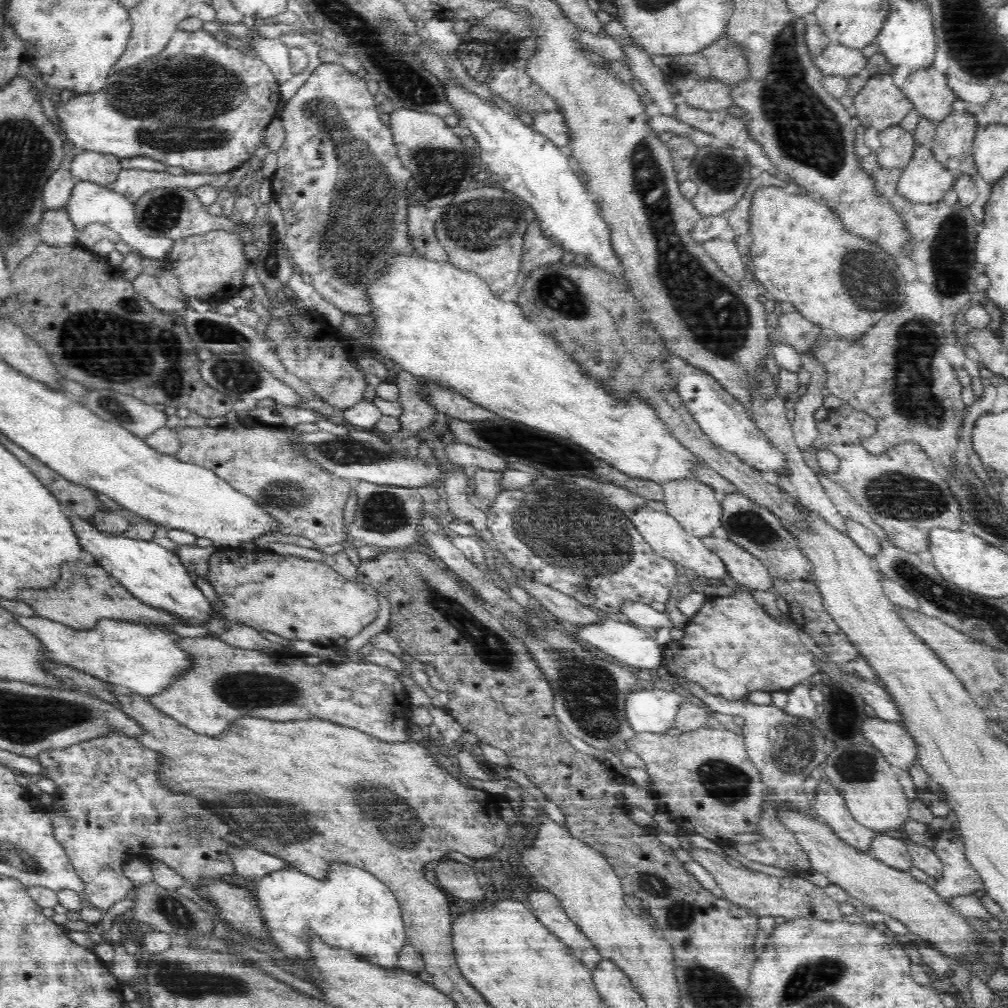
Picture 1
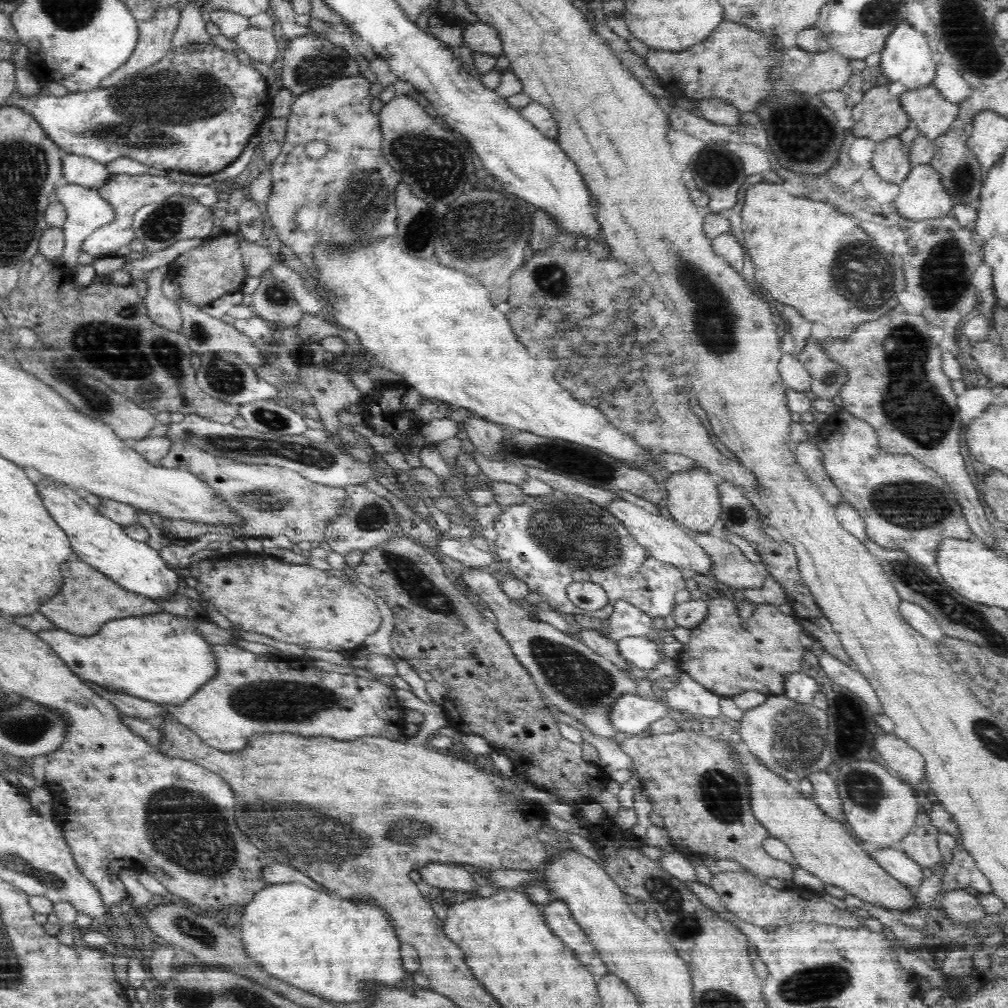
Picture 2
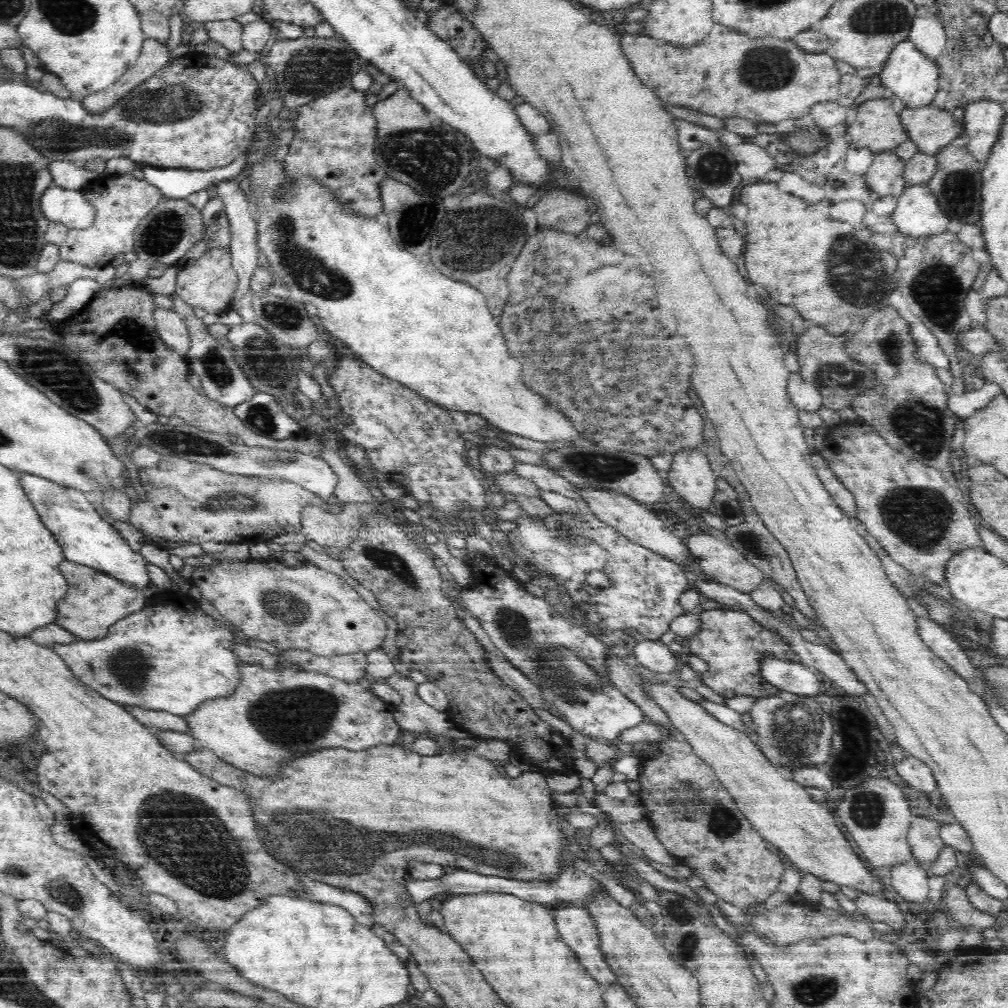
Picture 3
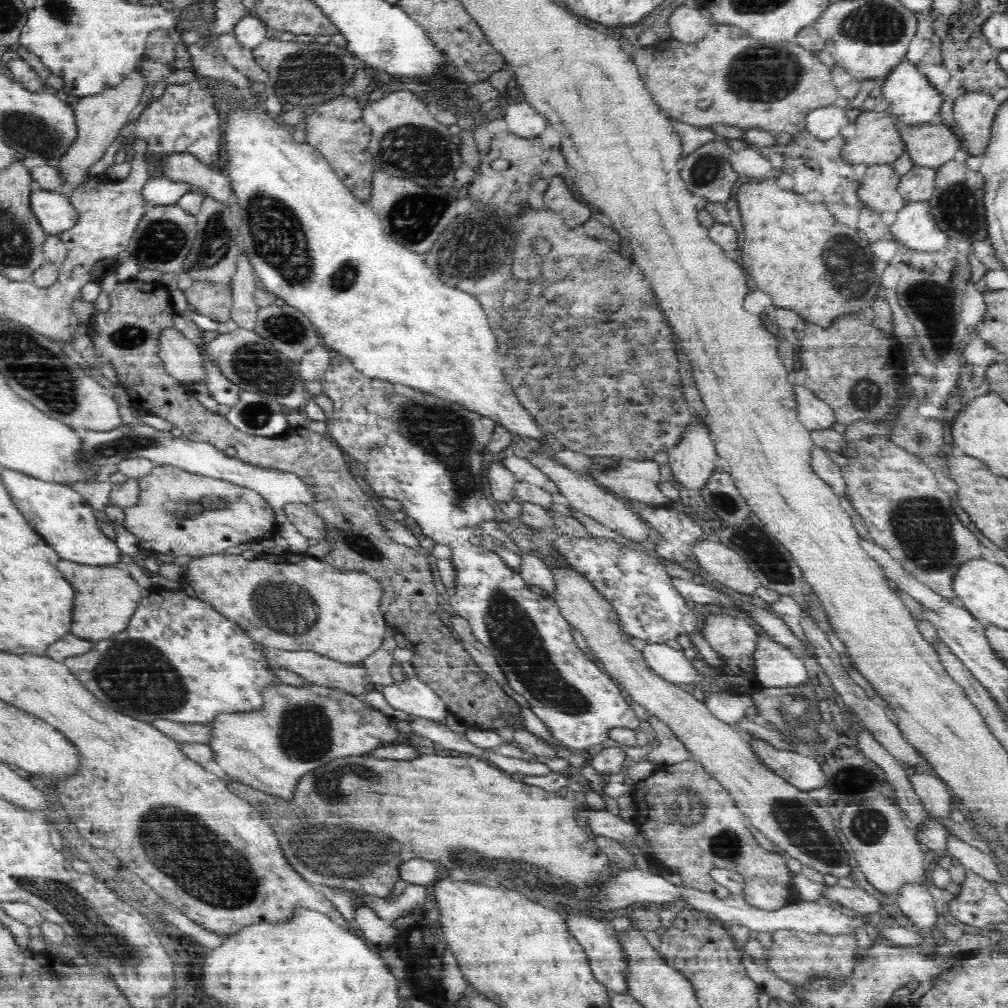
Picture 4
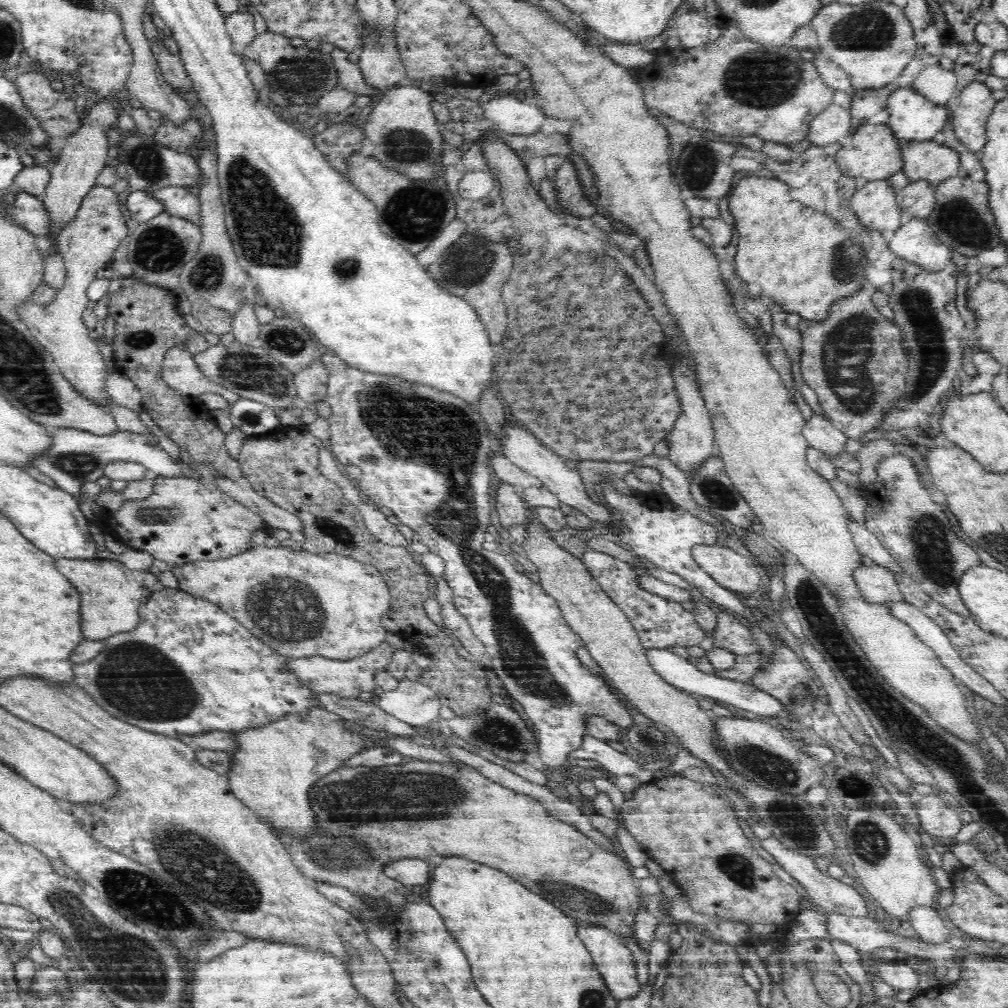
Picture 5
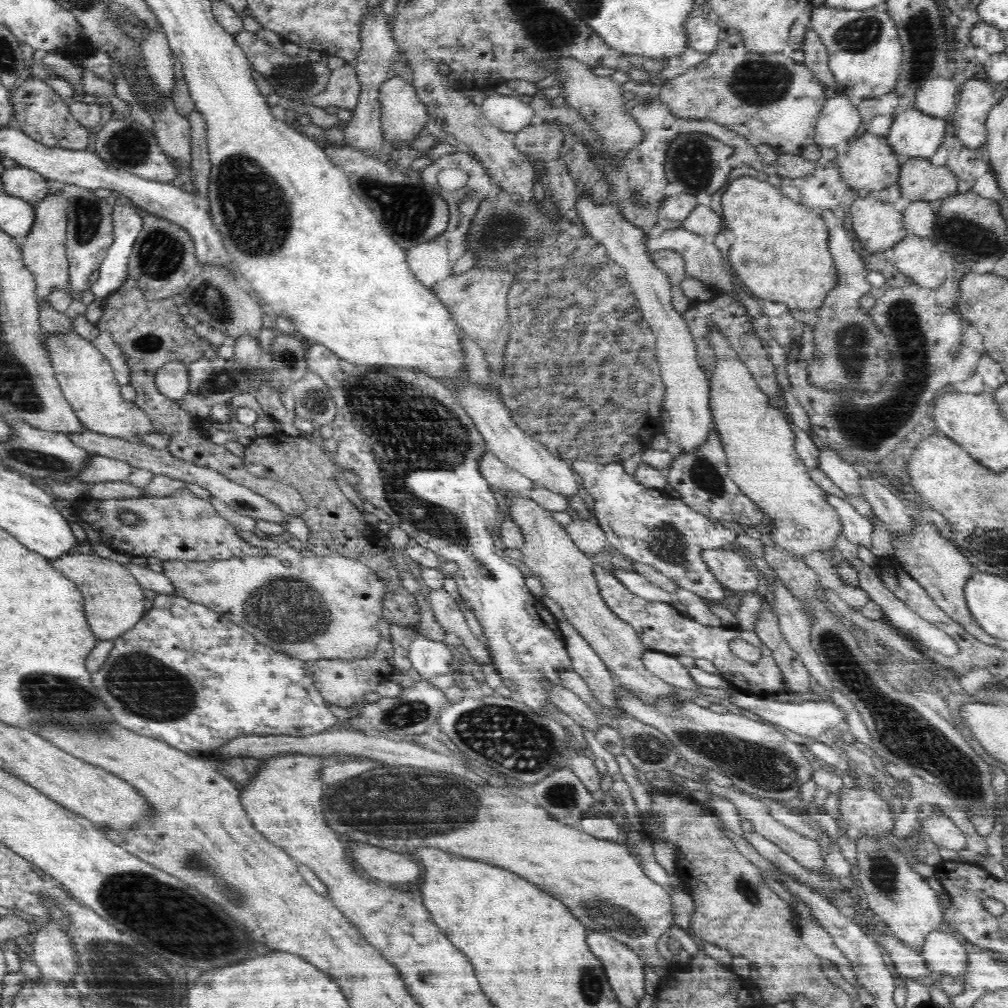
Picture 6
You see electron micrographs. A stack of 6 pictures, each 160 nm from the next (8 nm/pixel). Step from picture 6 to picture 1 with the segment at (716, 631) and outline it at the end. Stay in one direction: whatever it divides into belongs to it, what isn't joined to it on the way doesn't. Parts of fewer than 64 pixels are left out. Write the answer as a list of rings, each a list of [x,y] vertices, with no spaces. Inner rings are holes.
[[[546,474],[546,486],[545,480],[538,480],[534,486],[505,490],[498,495],[490,510],[484,512],[487,515],[487,529],[494,535],[490,545],[498,548],[513,567],[531,570],[532,580],[548,584],[552,589],[579,600],[582,605],[598,608],[603,613],[620,612],[624,602],[646,605],[659,602],[671,606],[673,599],[670,591],[682,584],[682,579],[676,576],[674,563],[652,550],[620,507],[610,504],[604,496],[592,496],[590,490],[558,478]],[[582,584],[589,587],[587,592]]]

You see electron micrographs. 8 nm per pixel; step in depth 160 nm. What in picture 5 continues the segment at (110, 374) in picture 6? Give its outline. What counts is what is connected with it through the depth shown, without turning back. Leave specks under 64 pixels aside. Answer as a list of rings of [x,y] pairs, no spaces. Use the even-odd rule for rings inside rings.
[[[94,186],[92,190],[88,191],[76,212],[76,216],[58,234],[56,247],[58,247],[59,254],[65,258],[66,278],[64,286],[56,291],[56,298],[46,306],[36,304],[32,298],[28,302],[20,302],[16,306],[16,313],[20,315],[22,322],[30,329],[32,336],[50,353],[63,377],[71,382],[75,390],[79,390],[79,394],[83,394],[84,398],[90,398],[92,402],[99,402],[99,406],[106,407],[110,406],[110,397],[106,393],[106,376],[109,373],[106,371],[106,364],[96,341],[88,337],[90,331],[82,321],[82,312],[86,310],[89,301],[87,290],[90,283],[96,279],[96,272],[100,268],[110,266],[113,261],[114,250],[118,246],[122,246],[122,243],[127,239],[126,236],[130,227],[132,227],[124,201],[124,197],[128,193],[129,190],[124,194],[114,193],[110,186]]]

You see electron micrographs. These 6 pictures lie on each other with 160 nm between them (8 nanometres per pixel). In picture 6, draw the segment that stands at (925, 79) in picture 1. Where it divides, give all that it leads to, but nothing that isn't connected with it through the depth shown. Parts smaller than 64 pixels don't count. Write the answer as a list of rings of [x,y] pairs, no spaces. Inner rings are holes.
[[[905,158],[899,180],[901,195],[908,200],[932,202],[957,194],[958,179],[947,167],[935,167],[930,158]]]

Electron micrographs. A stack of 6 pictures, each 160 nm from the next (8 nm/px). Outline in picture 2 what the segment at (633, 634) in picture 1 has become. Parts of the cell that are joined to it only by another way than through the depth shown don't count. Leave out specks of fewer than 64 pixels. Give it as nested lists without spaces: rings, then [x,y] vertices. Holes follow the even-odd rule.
[[[629,635],[620,638],[617,643],[620,655],[638,668],[654,669],[662,664],[664,654],[655,635]]]

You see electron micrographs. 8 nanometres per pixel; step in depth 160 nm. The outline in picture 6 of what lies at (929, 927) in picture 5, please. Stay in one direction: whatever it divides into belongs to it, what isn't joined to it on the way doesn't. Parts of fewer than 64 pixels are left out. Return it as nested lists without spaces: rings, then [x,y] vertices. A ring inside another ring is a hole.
[[[941,930],[929,932],[921,954],[930,970],[958,980],[967,978],[967,952],[952,934]]]

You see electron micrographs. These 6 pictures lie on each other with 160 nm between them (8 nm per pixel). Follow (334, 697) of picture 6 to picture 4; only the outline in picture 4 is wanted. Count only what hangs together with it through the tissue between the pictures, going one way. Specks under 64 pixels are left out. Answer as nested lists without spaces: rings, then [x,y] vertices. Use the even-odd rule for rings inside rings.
[[[260,646],[258,649],[262,649],[266,660],[272,665],[277,664],[280,668],[285,668],[294,674],[302,676],[308,682],[319,683],[320,686],[335,687],[336,690],[344,690],[348,694],[362,695],[365,692],[366,685],[372,682],[362,662],[343,663],[308,650],[280,650],[272,647],[266,648],[265,646]]]

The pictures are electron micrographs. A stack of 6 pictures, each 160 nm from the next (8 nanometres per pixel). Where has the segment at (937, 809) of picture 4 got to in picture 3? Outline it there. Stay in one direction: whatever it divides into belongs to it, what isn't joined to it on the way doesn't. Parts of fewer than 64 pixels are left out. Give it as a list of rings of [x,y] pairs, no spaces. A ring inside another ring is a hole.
[[[905,753],[906,758],[894,764],[898,774],[914,789],[922,793],[934,792],[937,788],[932,769],[919,758]]]

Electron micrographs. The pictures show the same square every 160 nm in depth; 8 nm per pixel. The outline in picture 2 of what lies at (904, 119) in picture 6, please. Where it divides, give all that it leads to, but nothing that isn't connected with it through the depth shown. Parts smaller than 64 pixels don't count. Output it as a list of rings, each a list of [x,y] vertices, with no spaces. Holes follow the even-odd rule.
[[[906,20],[898,23],[881,53],[881,71],[889,82],[902,82],[907,90],[918,90],[933,82],[937,65],[937,57],[929,39],[921,33],[921,30],[911,27]]]

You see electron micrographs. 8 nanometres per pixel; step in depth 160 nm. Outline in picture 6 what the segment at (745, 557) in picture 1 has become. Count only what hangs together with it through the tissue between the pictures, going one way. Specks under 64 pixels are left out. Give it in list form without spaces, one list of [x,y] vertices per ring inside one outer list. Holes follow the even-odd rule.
[[[732,548],[702,550],[702,558],[716,580],[729,591],[740,593],[756,592],[763,584],[762,577],[748,566],[746,558]]]

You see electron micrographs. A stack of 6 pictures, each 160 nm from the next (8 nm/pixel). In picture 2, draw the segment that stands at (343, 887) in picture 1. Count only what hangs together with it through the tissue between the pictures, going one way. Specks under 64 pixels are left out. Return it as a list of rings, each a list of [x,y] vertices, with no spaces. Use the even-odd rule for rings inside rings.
[[[280,882],[276,884],[269,884],[264,887],[264,890],[260,890],[254,895],[254,898],[245,906],[245,911],[242,916],[236,916],[237,927],[239,928],[239,940],[242,943],[243,951],[248,954],[250,960],[259,964],[264,972],[271,974],[274,978],[290,984],[290,986],[296,986],[296,988],[302,988],[322,1000],[328,1000],[328,1002],[340,1002],[340,1004],[354,1004],[354,1002],[364,1002],[364,998],[368,998],[368,994],[365,994],[364,989],[360,989],[360,986],[364,986],[364,982],[383,982],[384,986],[396,986],[404,980],[404,967],[402,966],[403,960],[401,959],[401,943],[396,936],[396,932],[391,925],[391,919],[387,915],[387,911],[383,910],[383,907],[375,902],[374,898],[364,899],[350,899],[342,898],[336,894],[328,894],[327,891],[316,890],[315,888],[308,887],[305,883],[300,882]]]

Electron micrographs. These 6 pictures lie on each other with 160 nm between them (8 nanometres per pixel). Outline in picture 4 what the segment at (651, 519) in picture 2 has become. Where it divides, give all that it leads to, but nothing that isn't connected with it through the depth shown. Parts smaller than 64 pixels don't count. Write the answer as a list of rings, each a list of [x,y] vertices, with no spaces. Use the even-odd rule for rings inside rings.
[[[530,454],[526,460],[528,460],[532,466],[536,467],[536,469],[542,471],[548,479],[556,483],[558,491],[568,499],[571,508],[575,508],[578,512],[582,512],[582,514],[606,526],[609,530],[632,541],[640,542],[646,540],[650,534],[652,534],[652,527],[650,527],[646,521],[640,520],[638,514],[626,510],[626,506],[618,500],[618,496],[612,492],[606,492],[606,489],[601,487],[597,481],[591,476],[588,476],[588,474],[576,473],[566,466],[560,465],[559,463],[557,464],[555,460],[545,458],[545,456],[541,456],[540,454]]]

